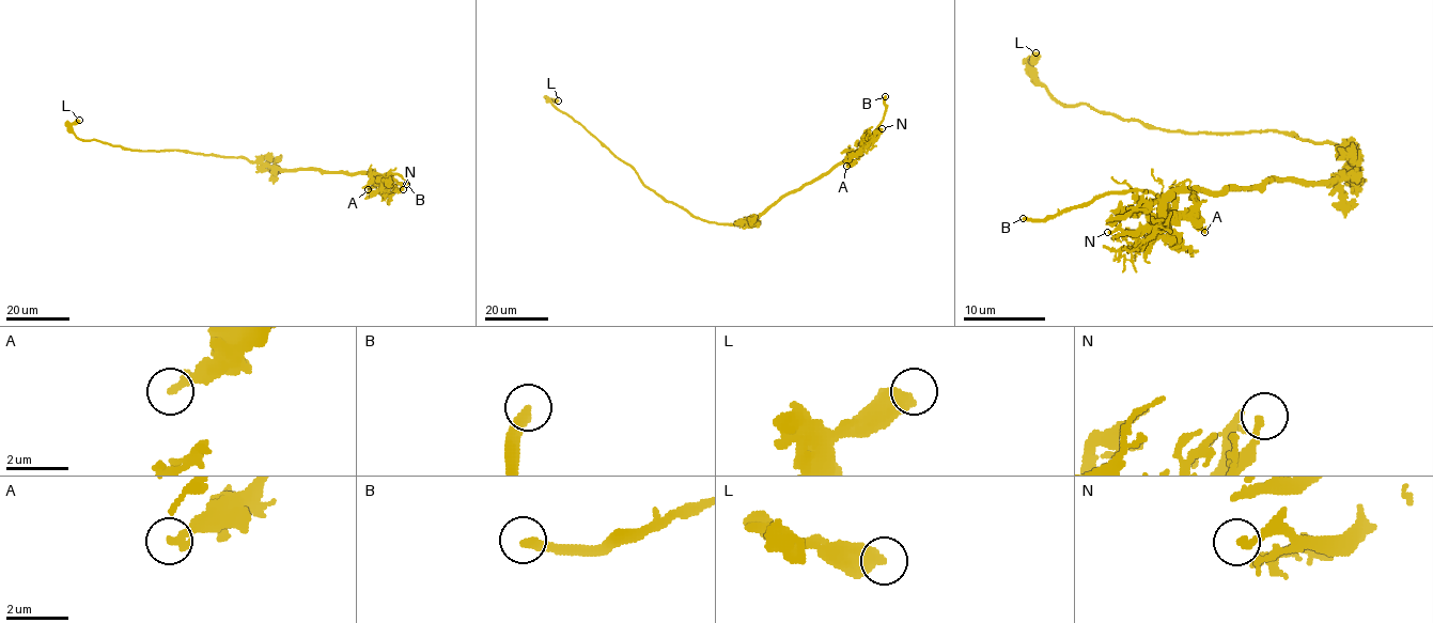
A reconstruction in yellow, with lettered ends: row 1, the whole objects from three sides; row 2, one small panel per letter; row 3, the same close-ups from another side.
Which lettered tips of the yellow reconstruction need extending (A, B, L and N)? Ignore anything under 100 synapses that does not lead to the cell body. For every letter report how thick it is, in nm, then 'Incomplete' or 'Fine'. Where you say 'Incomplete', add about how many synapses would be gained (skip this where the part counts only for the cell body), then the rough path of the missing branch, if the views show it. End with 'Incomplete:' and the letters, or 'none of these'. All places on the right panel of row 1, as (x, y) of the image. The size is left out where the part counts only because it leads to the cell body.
A: Thickness 320 nm. Fine
B: Thickness 280 nm. Incomplete. Course of what is missing: (1023, 218), (1023, 207), (1062, 214), (1078, 192), (1147, 201), (1178, 243), (1204, 250), (1204, 267), (1211, 271)
L: Thickness 550 nm. Fine
N: Thickness 180 nm. Fine
Incomplete: B

